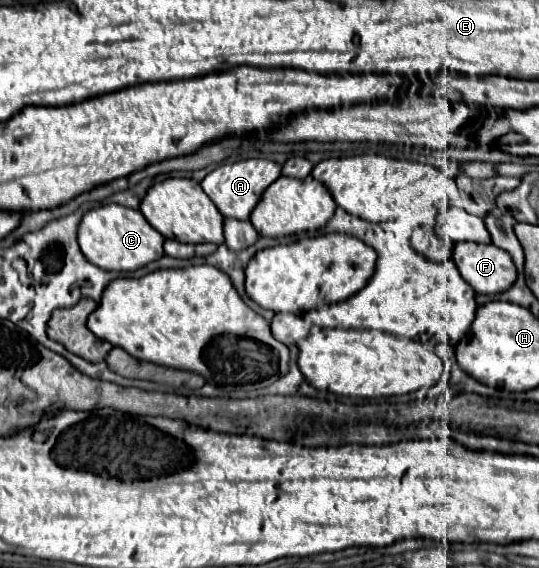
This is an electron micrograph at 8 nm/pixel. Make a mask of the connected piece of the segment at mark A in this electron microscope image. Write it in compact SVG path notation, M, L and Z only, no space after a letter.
M247 158L241 162L233 162L233 164L221 164L217 166L213 172L209 172L203 182L201 188L205 190L205 194L215 202L215 206L219 208L219 212L225 218L237 218L237 220L249 220L255 204L259 202L263 190L275 182L281 176L281 166L265 160L265 158Z

